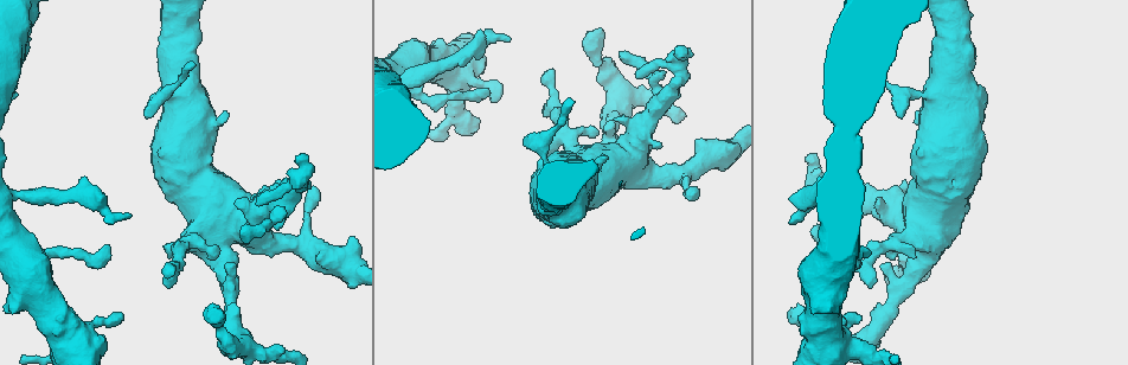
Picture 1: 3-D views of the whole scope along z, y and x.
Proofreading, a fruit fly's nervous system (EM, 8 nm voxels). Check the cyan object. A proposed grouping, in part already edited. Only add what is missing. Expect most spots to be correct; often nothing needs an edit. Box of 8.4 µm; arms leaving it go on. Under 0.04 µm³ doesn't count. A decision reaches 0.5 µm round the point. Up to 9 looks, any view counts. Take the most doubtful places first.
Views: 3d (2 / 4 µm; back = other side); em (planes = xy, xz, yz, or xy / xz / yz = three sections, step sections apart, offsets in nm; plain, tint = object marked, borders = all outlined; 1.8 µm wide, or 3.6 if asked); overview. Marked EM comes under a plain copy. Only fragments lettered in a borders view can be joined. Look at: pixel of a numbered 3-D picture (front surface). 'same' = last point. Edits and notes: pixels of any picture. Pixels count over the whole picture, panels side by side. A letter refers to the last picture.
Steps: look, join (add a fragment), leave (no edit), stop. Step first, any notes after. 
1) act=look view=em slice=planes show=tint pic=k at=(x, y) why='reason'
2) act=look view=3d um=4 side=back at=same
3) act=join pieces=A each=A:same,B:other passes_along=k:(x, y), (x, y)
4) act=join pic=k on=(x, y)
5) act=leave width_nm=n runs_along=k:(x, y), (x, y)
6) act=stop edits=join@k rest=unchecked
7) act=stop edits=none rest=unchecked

act=look view=em slice=xy step=16 show=borders pic=1 at=(131, 216) why='end of a long branch'

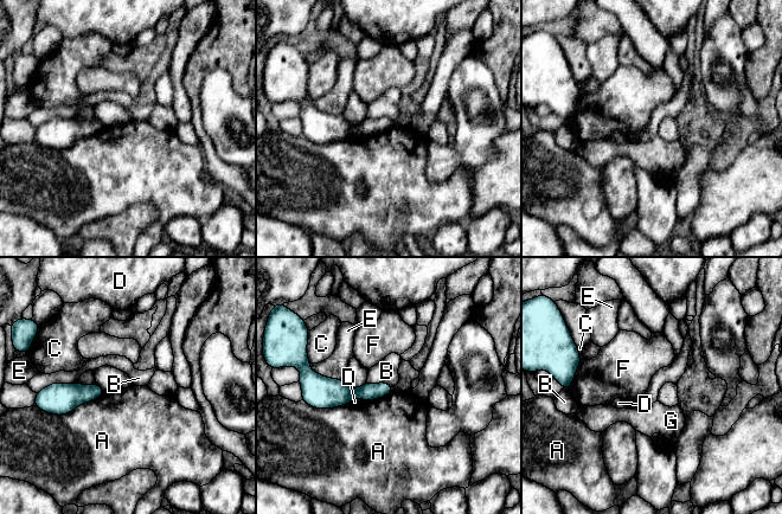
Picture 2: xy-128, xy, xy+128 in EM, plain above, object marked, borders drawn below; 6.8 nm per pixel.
act=leave each=A:other,B:other,C:other,D:other,E:other,F:other,G:other border=2:(106, 392), (63, 415), (46, 412) found='none of them fits'

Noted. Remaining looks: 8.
act=look view=em slice=planes show=borders pic=1 at=(858, 316) why='branch stops here'

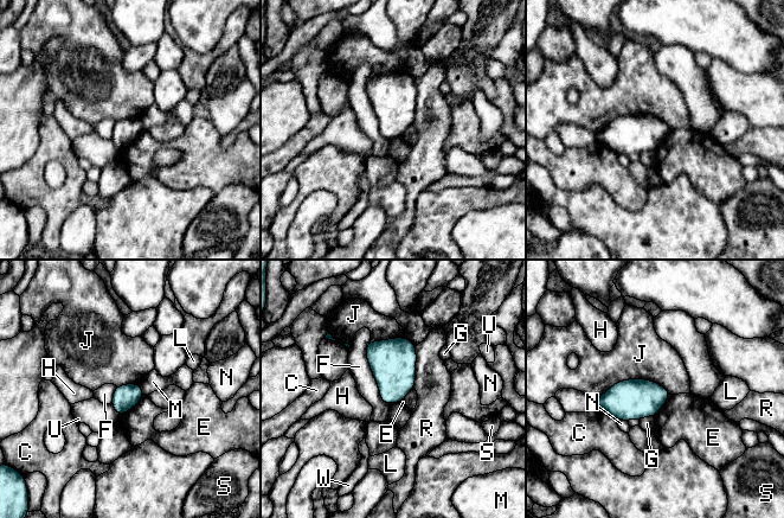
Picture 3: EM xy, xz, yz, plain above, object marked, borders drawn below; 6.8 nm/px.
act=leave width_nm=170 each=C:other,E:other,F:other,G:other,H:other,J:other,L:other,M:other,N:other,R:other,S:other,U:other,W:other border=3:(670, 394), (623, 379), (596, 398) found='no lettered fragment goes on from it'

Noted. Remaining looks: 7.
act=look view=em slice=planes show=borders pic=1 at=(812, 233) why='free end'

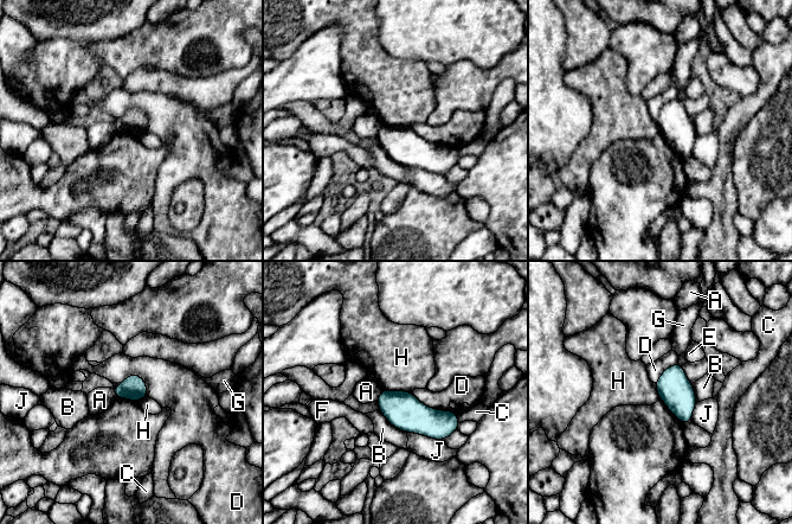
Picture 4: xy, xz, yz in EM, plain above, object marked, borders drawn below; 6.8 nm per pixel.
act=leave each=A:other,B:other,C:other,D:other,E:other,F:other,G:other,H:other,J:other border=4:(382, 389), (411, 392) found='no lettered fragment goes on from it'

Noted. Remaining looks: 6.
act=look view=em slice=xz step=16 show=borders pic=1 at=(145, 114) why='an open end'

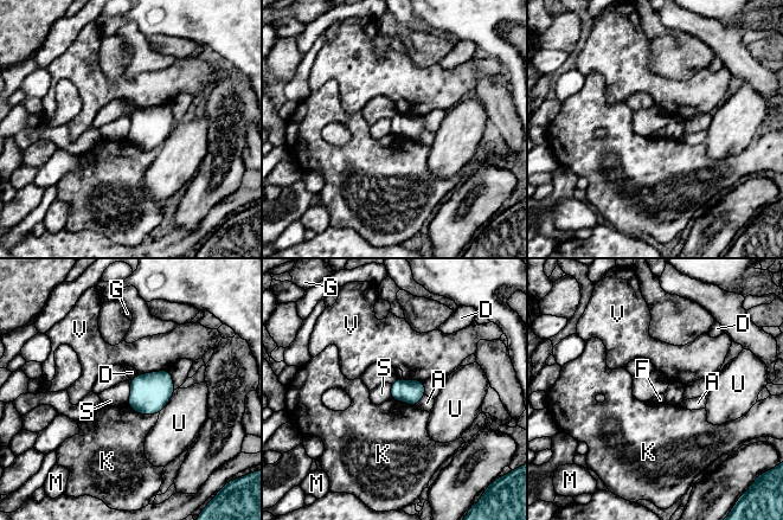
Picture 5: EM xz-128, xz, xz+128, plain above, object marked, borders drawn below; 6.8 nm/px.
act=look view=em slice=xy step=16 show=borders at=same

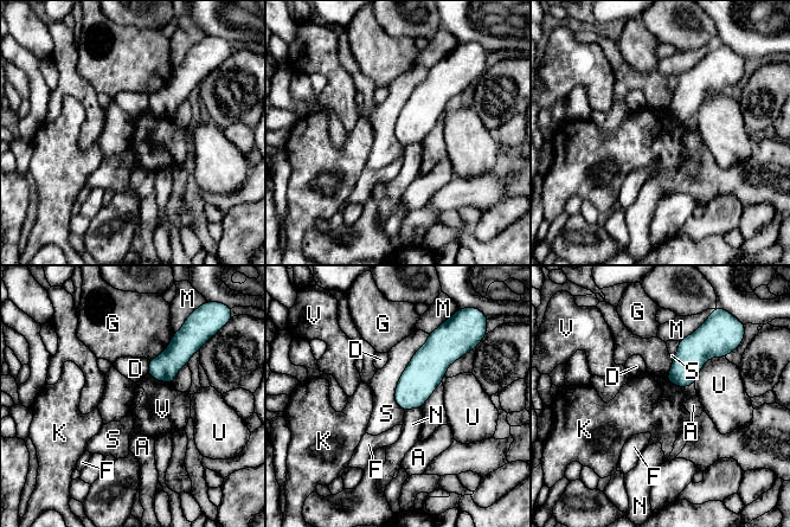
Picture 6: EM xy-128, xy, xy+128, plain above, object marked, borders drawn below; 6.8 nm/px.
act=leave each=A:other,D:other,F:other,G:other,K:other,M:other,N:other,S:other,U:other,V:other border=6:(429, 334), (397, 384), (403, 411) found='none of them fits'

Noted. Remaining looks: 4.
act=stop edits=none rest=unchecked

